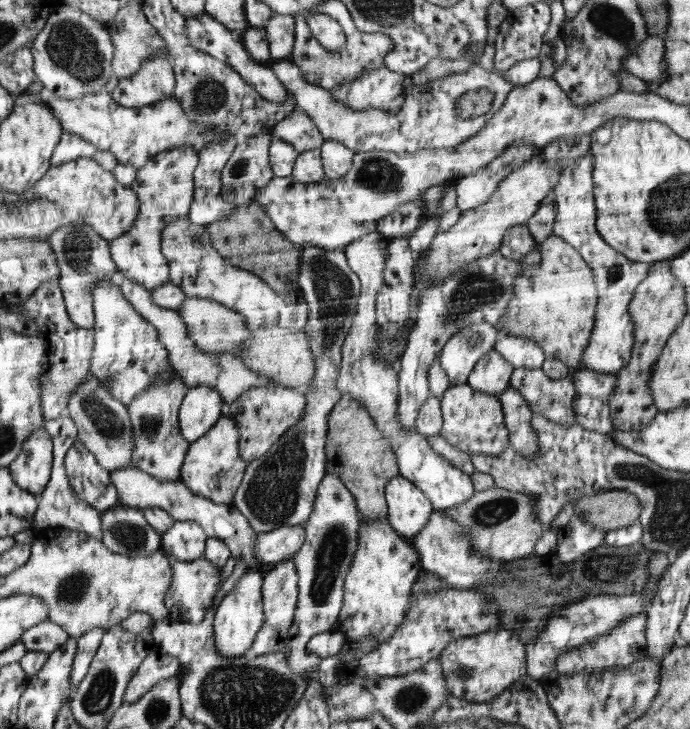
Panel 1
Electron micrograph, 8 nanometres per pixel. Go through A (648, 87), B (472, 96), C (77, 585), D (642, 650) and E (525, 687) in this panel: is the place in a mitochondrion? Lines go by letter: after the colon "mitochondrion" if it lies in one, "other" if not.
A: other
B: mitochondrion
C: mitochondrion
D: other
E: other

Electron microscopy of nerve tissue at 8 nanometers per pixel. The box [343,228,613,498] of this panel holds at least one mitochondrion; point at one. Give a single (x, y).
(478, 288)

